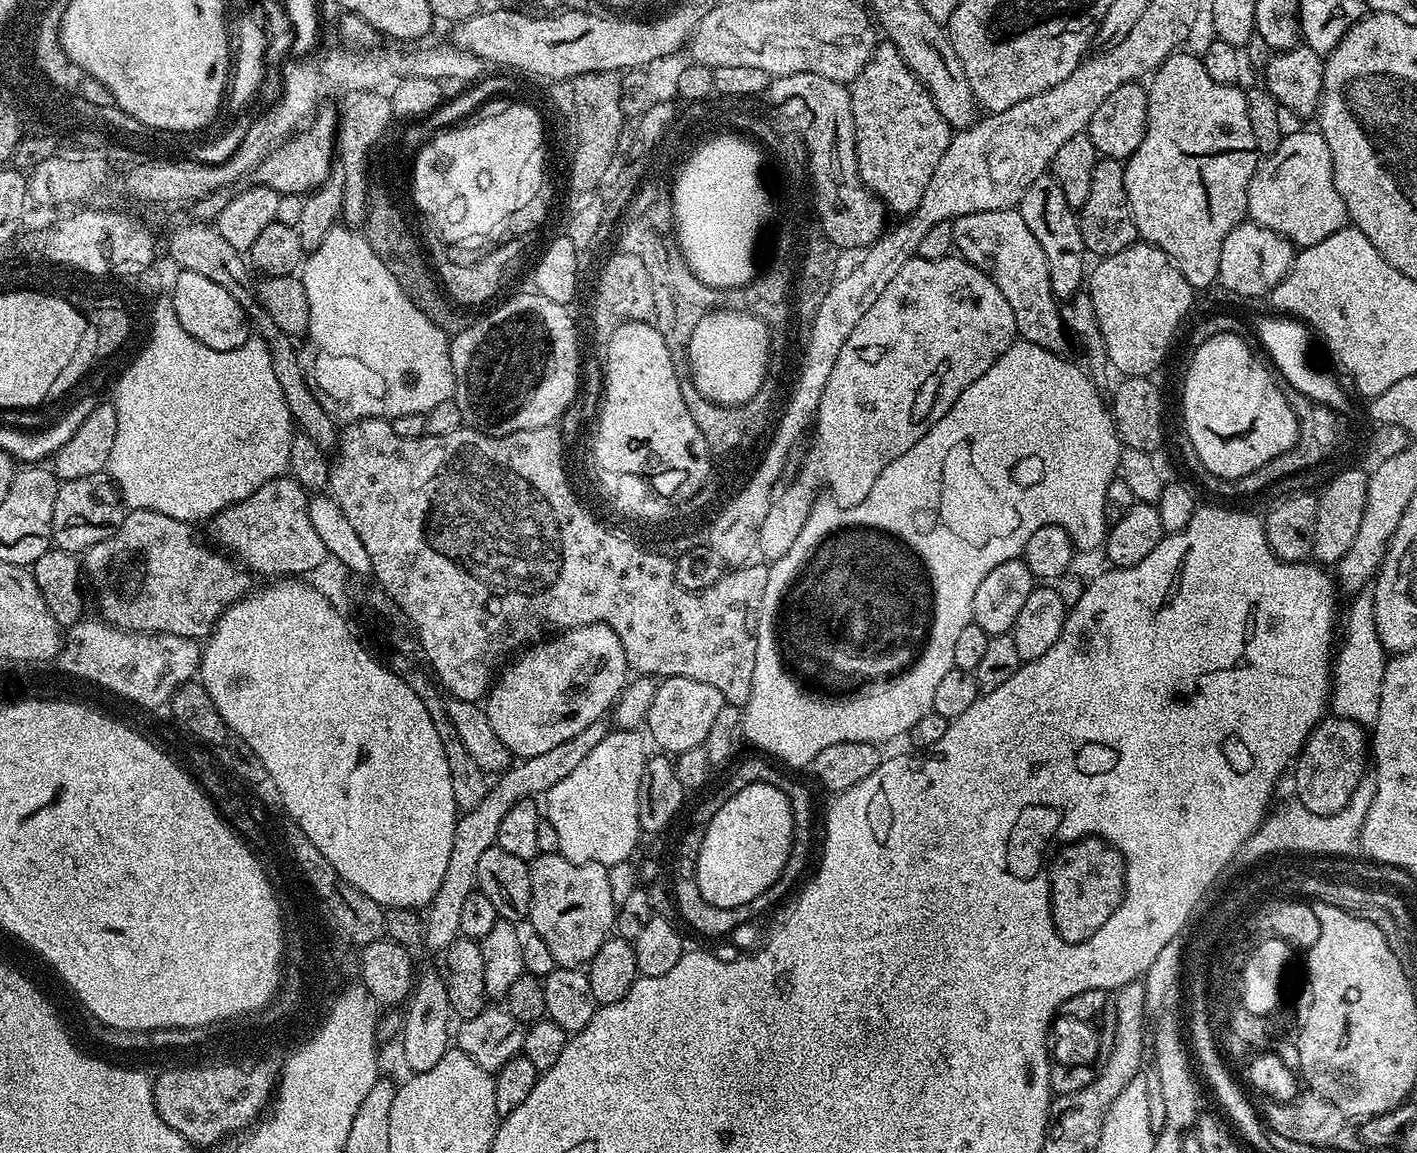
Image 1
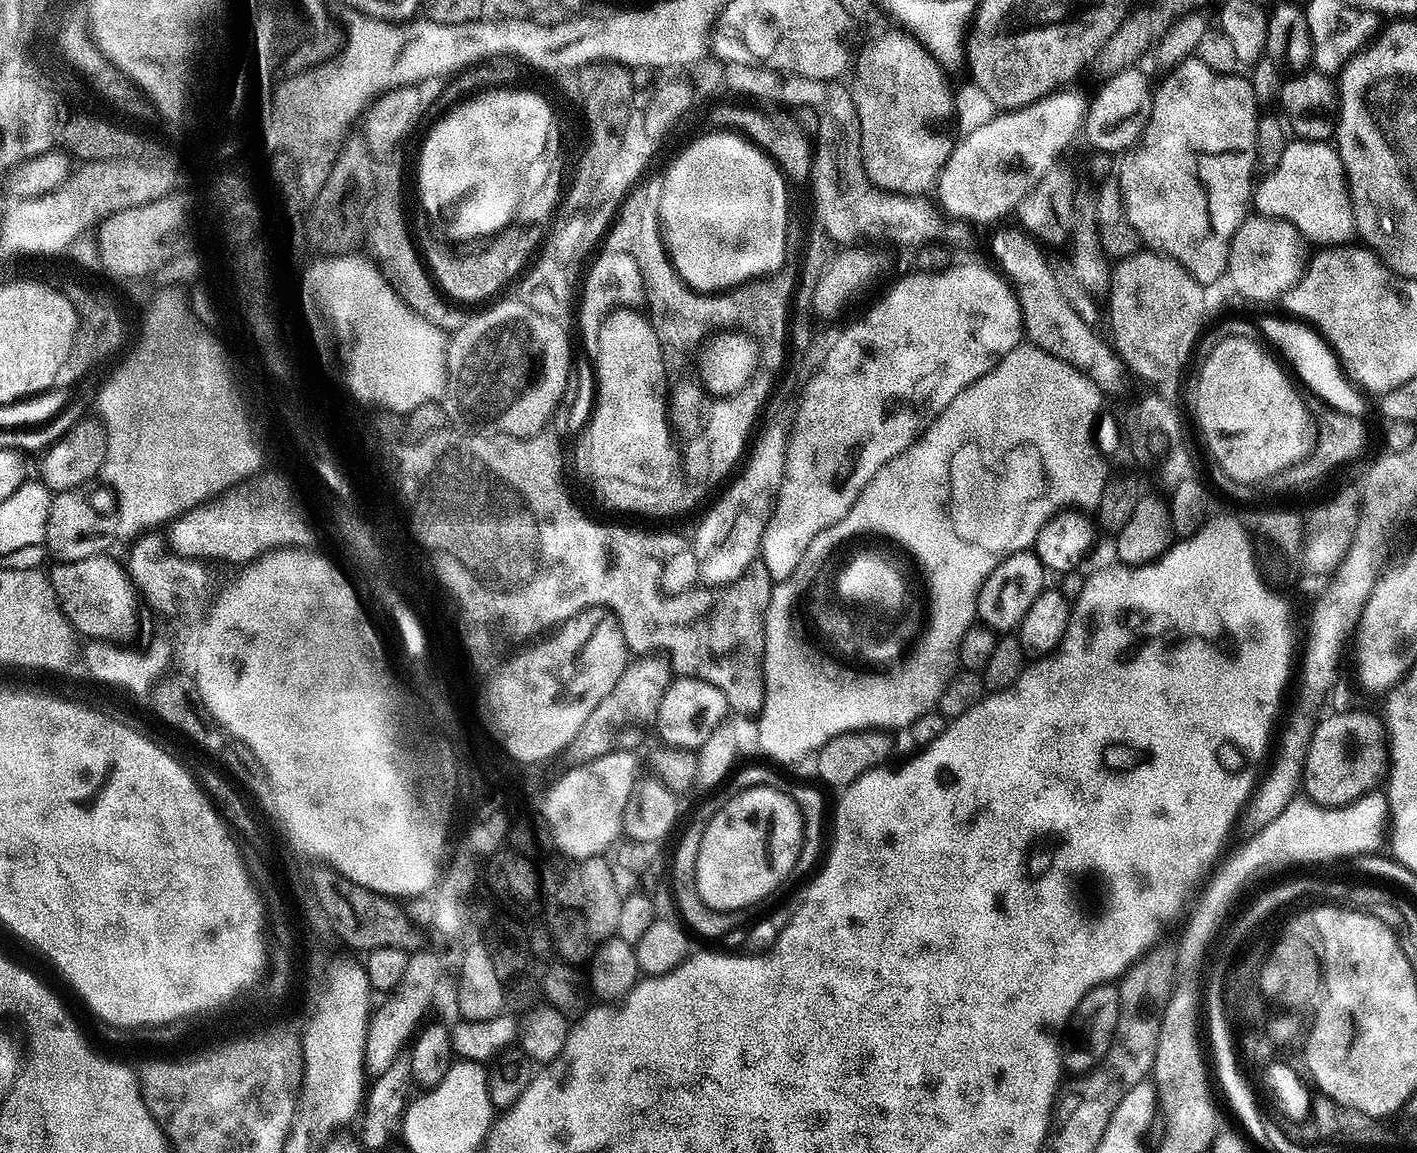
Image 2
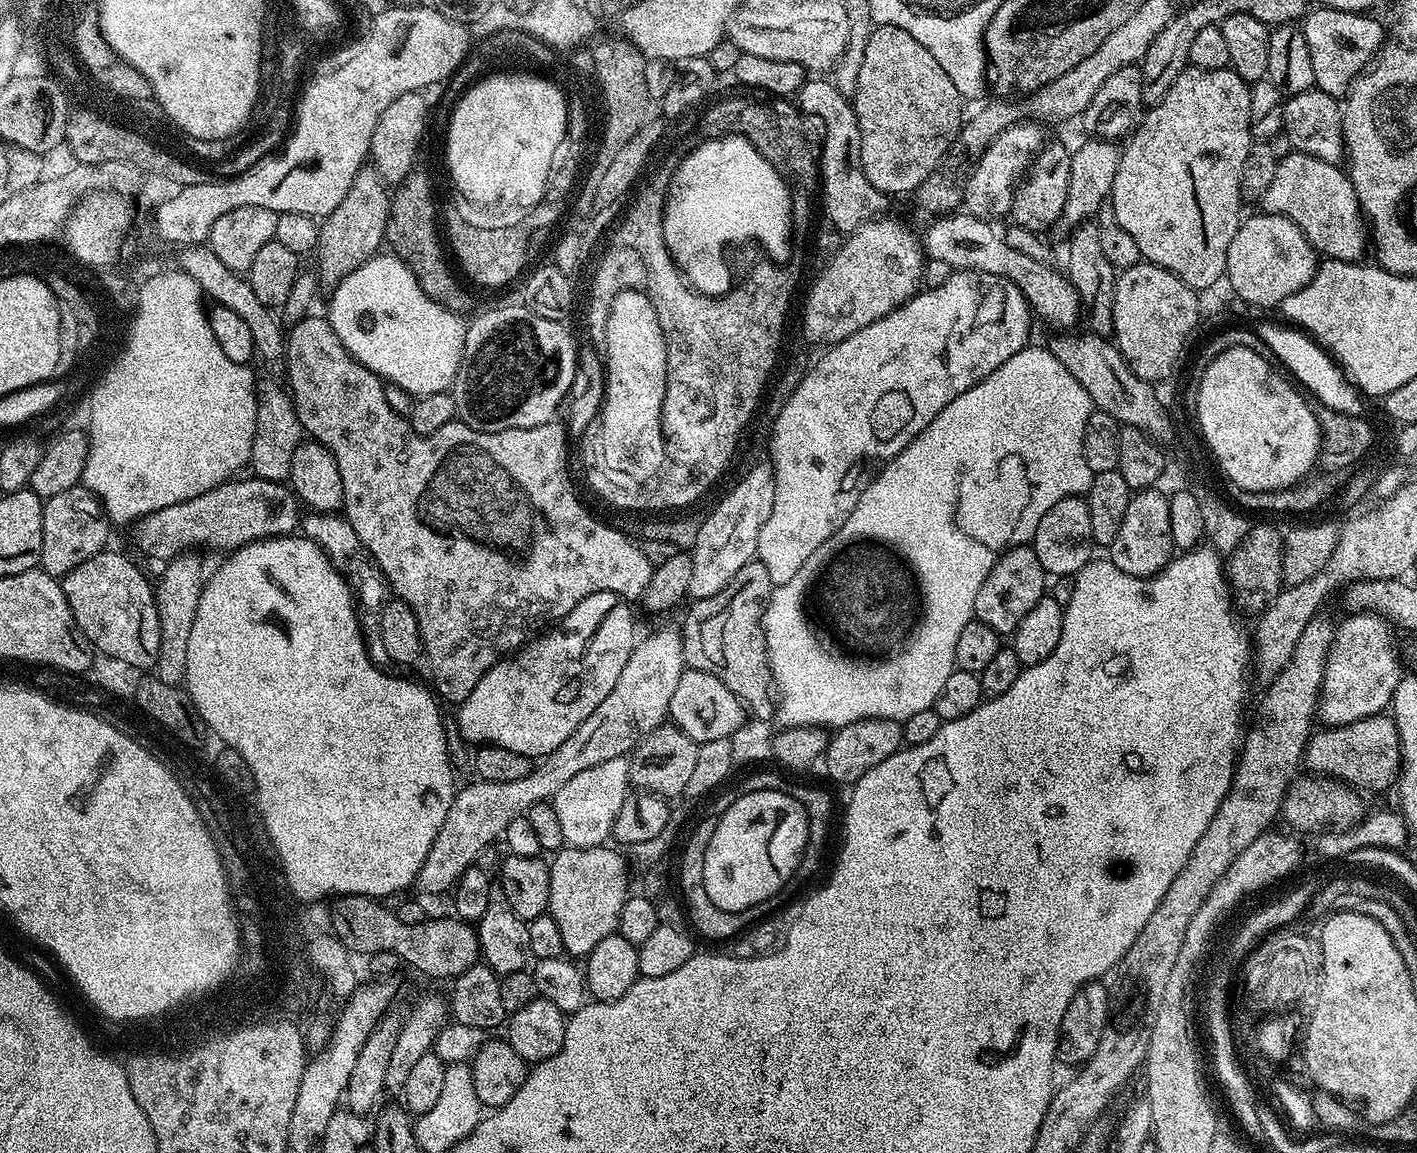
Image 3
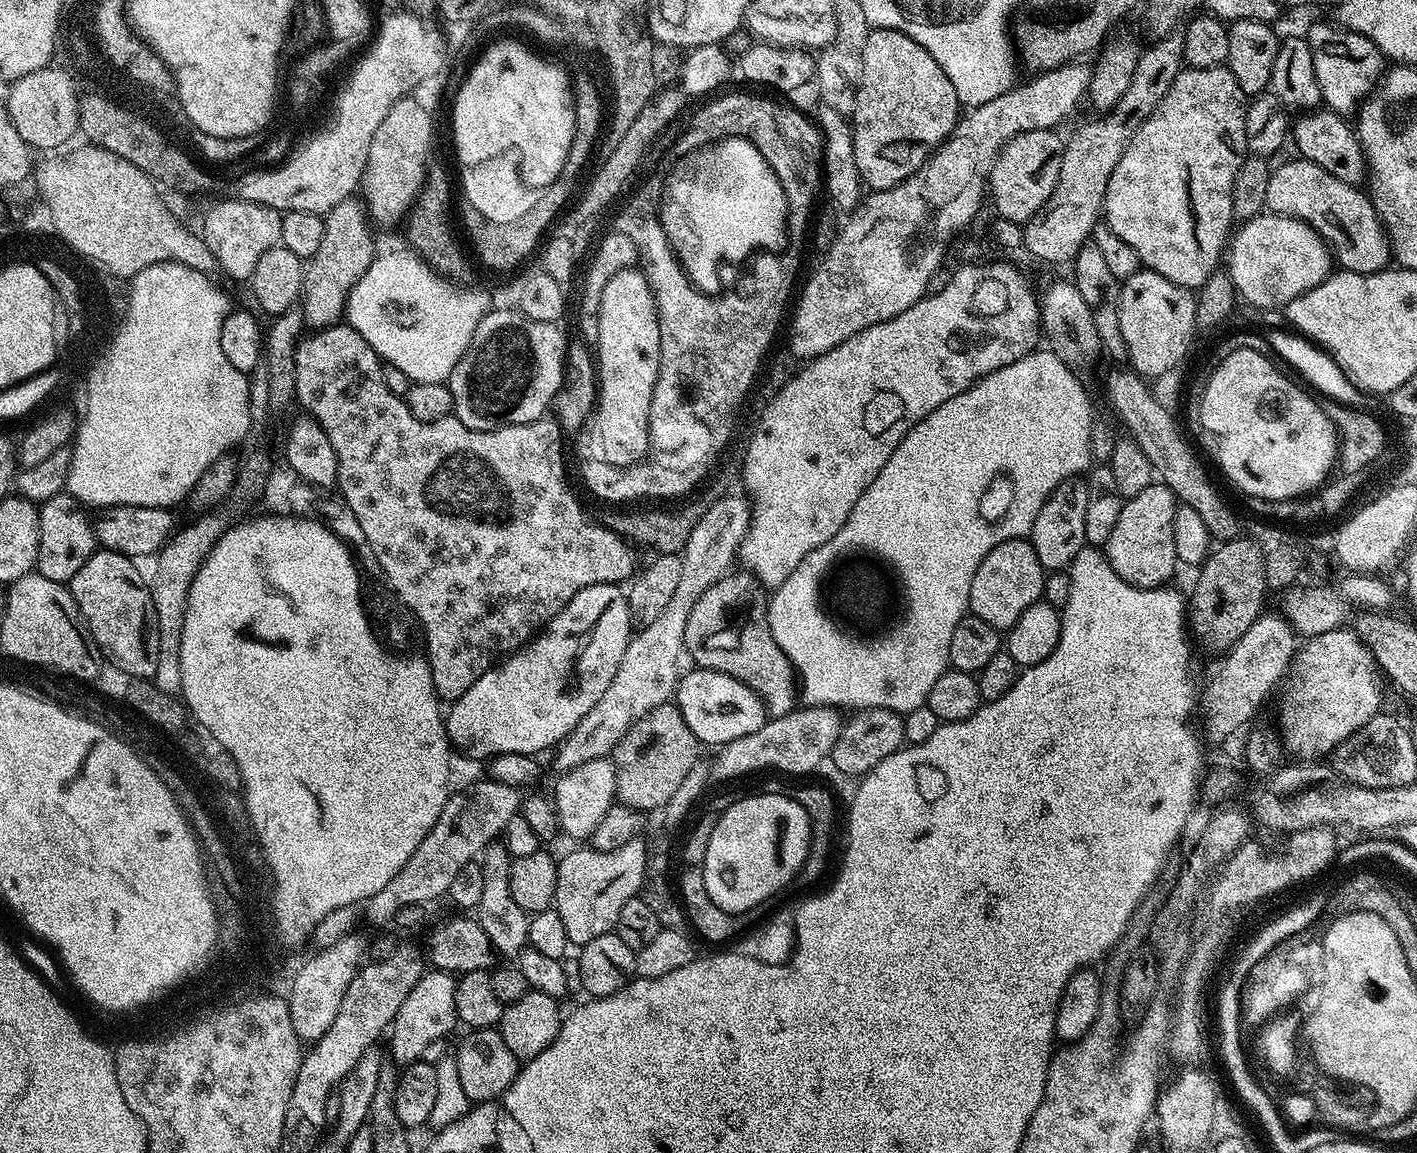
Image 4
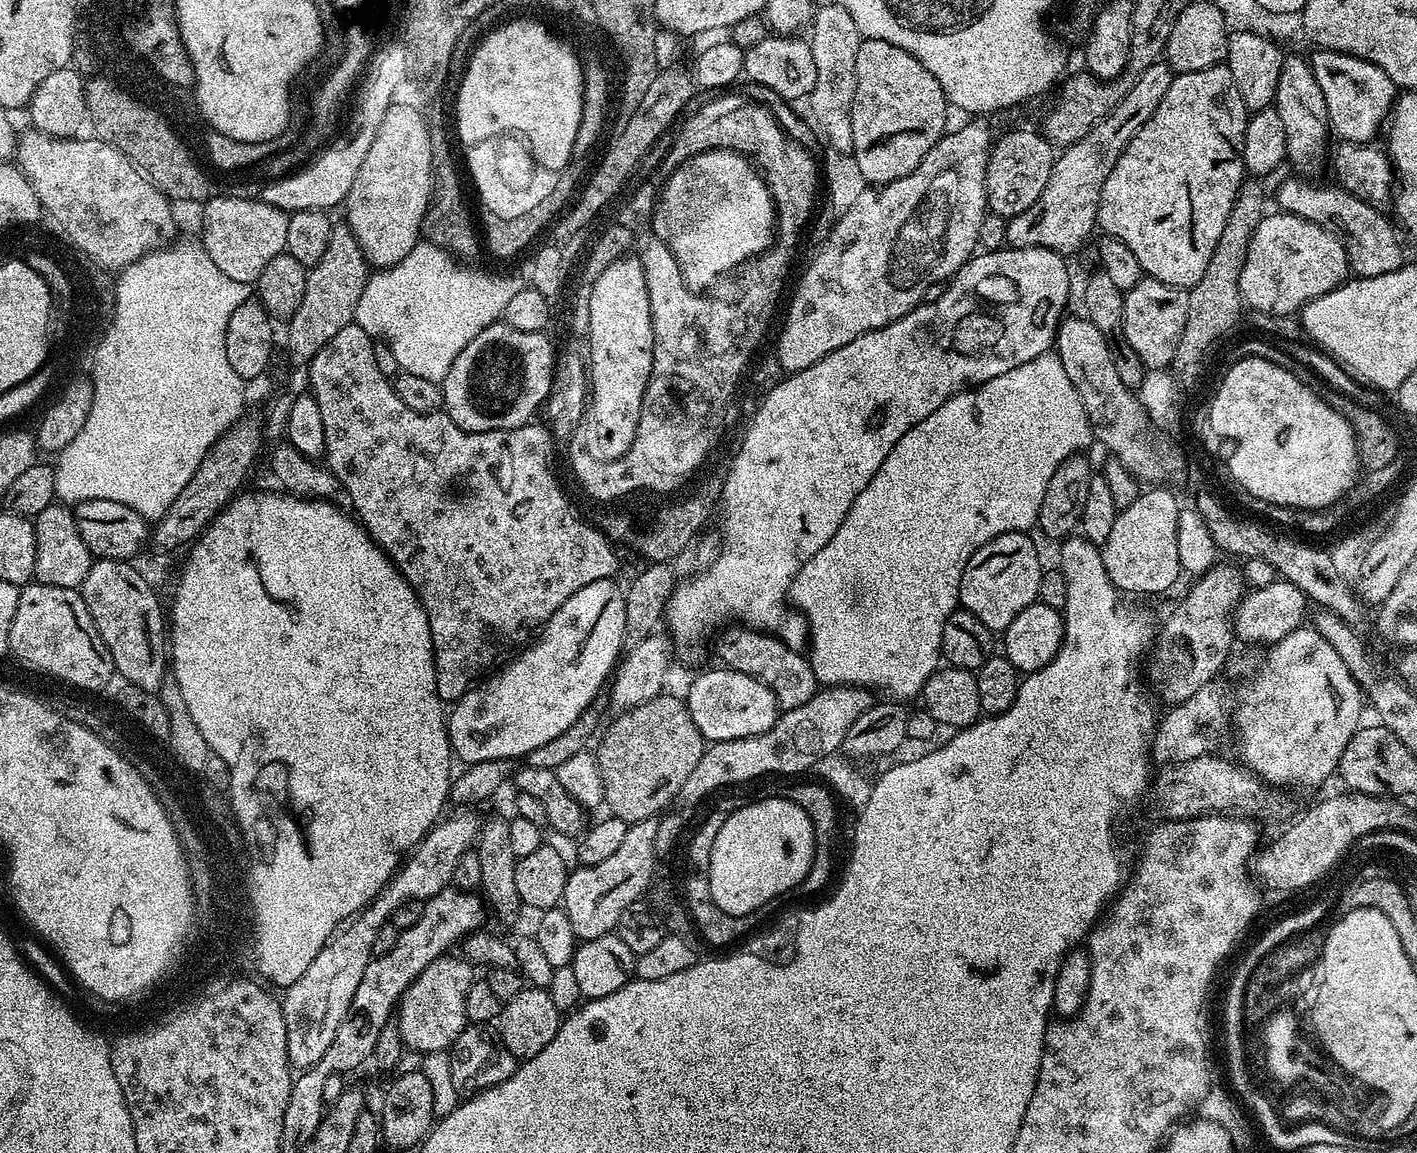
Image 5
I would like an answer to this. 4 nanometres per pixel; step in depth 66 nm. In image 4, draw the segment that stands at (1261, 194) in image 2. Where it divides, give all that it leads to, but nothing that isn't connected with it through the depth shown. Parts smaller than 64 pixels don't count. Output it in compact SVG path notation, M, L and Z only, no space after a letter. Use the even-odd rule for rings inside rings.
M1295 159L1271 169L1265 209L1277 216L1289 216L1309 224L1328 245L1335 263L1343 271L1354 274L1385 271L1393 259L1394 249L1367 191L1360 189L1359 192L1354 185L1347 184L1344 176L1330 174L1314 162Z

